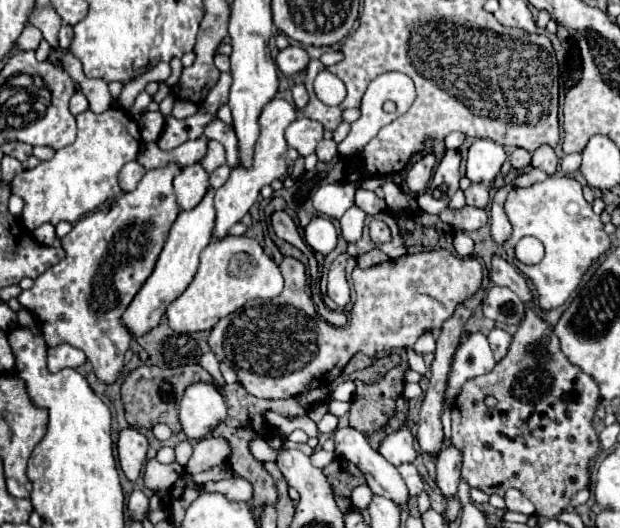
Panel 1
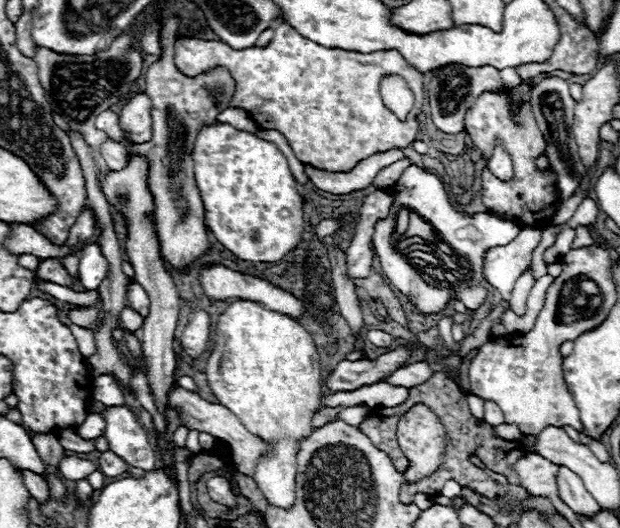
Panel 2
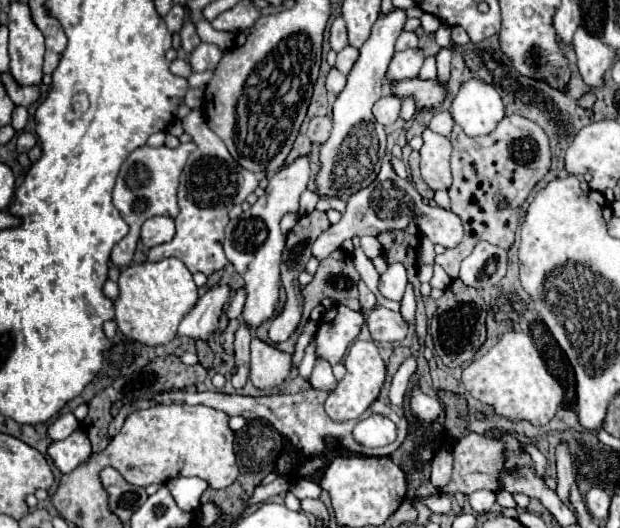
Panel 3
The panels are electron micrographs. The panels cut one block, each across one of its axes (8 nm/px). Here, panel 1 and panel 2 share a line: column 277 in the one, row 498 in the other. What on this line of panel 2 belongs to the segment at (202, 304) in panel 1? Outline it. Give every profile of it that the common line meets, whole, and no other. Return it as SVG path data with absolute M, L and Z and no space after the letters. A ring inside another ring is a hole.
M252 300L232 302L220 316L214 336L216 344L206 366L208 386L218 398L218 402L238 416L238 420L248 428L248 432L270 444L270 454L258 458L252 478L262 496L268 500L268 504L288 510L296 502L296 452L300 450L300 440L308 438L314 432L312 418L322 406L320 398L324 384L314 340L290 316L282 312L272 312Z

